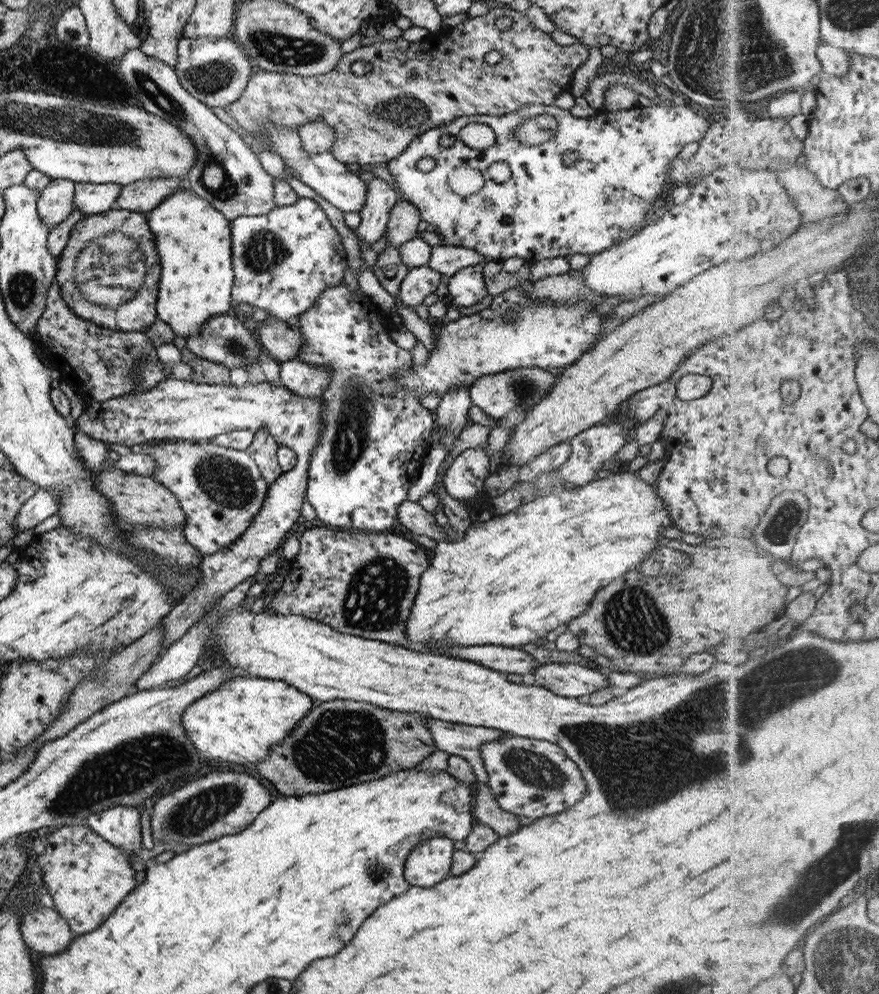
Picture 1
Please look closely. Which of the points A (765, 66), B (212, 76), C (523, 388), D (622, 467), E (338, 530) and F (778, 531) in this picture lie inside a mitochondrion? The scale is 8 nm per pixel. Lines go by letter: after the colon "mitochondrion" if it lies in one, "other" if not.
A: mitochondrion
B: mitochondrion
C: mitochondrion
D: other
E: other
F: mitochondrion

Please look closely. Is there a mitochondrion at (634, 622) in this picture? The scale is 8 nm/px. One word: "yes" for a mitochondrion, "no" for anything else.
yes

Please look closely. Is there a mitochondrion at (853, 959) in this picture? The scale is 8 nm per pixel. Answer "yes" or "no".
yes

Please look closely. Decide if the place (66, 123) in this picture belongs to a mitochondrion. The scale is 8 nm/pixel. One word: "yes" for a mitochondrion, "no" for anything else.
yes

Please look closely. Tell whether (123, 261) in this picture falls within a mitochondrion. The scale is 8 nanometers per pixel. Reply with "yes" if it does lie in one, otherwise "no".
yes

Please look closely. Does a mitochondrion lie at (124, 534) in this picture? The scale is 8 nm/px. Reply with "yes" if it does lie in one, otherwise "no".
no

